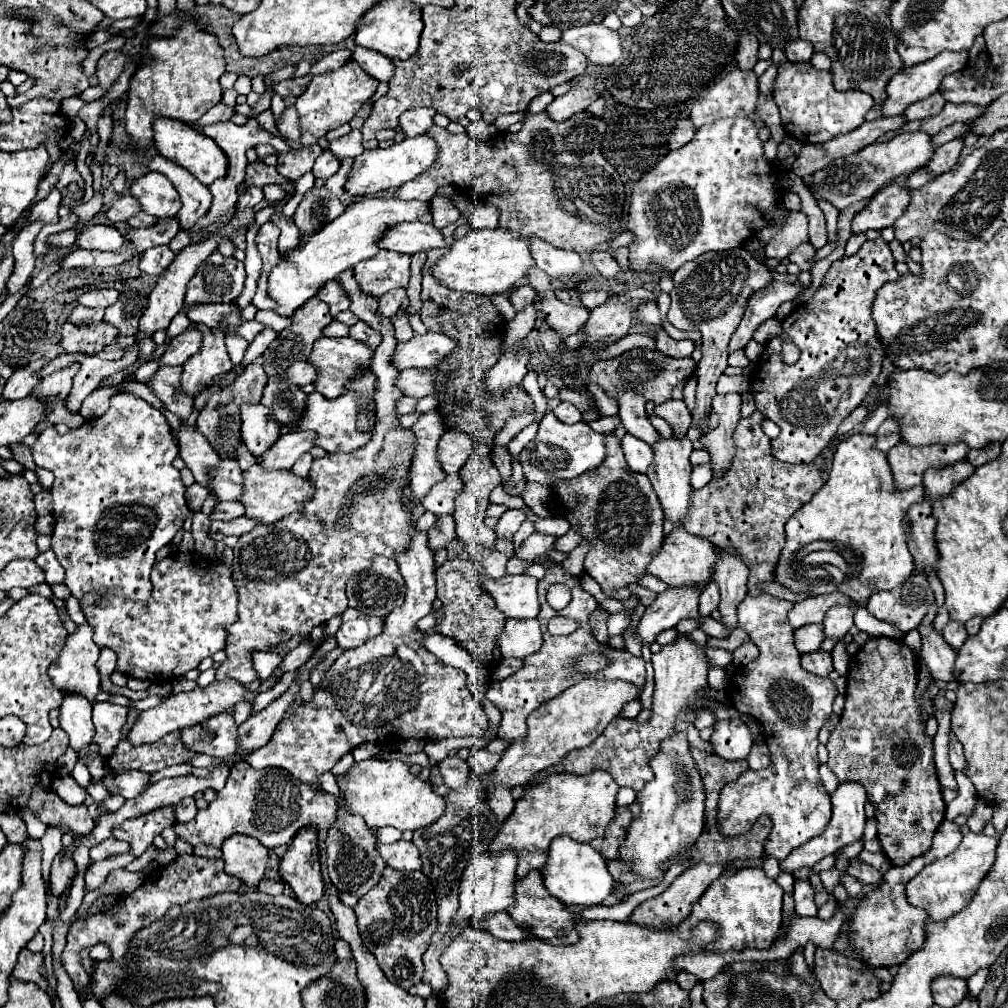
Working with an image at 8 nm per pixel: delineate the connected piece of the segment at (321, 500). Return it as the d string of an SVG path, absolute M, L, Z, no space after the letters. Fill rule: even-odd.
M351 269L345 271L343 275L339 275L337 279L343 283L345 291L347 291L349 297L351 297L351 307L349 307L349 309L351 309L359 319L369 321L369 325L371 325L375 331L379 331L379 333L383 335L383 343L377 347L377 353L375 353L373 363L371 363L371 371L373 371L375 377L377 377L377 389L375 389L377 425L375 425L375 429L373 429L371 441L369 441L365 447L359 447L357 451L351 451L351 453L327 455L327 457L323 457L323 459L315 459L315 461L313 461L311 471L309 471L309 479L311 479L311 483L315 485L315 497L313 497L313 501L305 503L305 509L301 511L301 517L293 517L293 515L291 515L291 517L281 519L281 521L277 521L277 523L273 523L273 525L259 525L259 527L255 527L253 531L249 531L249 533L245 533L245 535L239 537L239 543L235 545L235 553L233 553L233 555L235 555L235 561L233 561L233 571L231 571L231 577L233 577L235 587L237 587L237 593L239 593L239 619L237 619L237 623L233 623L231 627L227 627L227 631L229 631L227 647L225 647L225 651L227 651L227 661L221 663L221 665L217 667L217 679L233 677L233 679L237 679L237 681L241 681L241 683L245 683L245 685L251 683L251 681L255 681L255 679L257 679L257 673L253 673L253 663L251 663L251 655L249 655L253 649L267 651L271 645L277 645L279 641L285 641L285 639L289 639L289 637L293 637L293 635L301 635L301 637L303 637L303 635L307 635L307 633L311 631L311 627L315 627L315 625L319 625L319 623L323 623L323 621L329 621L331 617L343 613L343 611L347 609L345 587L347 587L349 575L357 575L357 571L365 571L365 567L369 567L369 563L373 563L373 559L375 559L377 555L395 557L397 553L409 549L409 539L411 539L413 523L411 523L411 519L409 519L409 511L405 511L405 505L401 503L401 487L407 487L407 485L409 485L409 459L413 459L413 443L417 443L417 439L413 439L411 429L403 429L403 427L399 425L399 417L401 417L401 415L395 411L395 409L397 409L397 401L403 397L401 391L397 391L397 385L395 385L397 375L399 375L401 371L399 371L397 367L393 367L393 361L391 361L393 351L395 351L395 347L397 347L395 329L393 329L393 323L391 323L389 319L379 317L379 313L377 313L377 299L373 299L373 297L361 293L357 281L353 279Z

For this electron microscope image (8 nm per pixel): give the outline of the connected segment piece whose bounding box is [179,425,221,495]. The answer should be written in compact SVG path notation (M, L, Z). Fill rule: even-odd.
M181 425L179 431L179 439L181 439L181 459L185 461L185 465L191 469L195 481L203 487L209 489L209 493L213 495L209 483L213 483L213 467L221 461L217 457L217 453L211 449L209 441L197 431L197 429L189 429L187 425Z

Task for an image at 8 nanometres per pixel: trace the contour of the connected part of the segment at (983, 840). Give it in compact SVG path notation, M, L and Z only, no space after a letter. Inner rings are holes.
M997 831L993 837L985 837L983 833L963 835L961 845L951 855L927 865L919 875L915 875L907 883L909 903L915 907L923 907L929 913L931 921L945 921L951 915L959 913L971 901L979 883L993 867L999 837L1001 837L1001 831Z

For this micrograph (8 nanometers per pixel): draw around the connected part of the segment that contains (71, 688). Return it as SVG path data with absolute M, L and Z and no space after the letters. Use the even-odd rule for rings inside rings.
M79 625L75 633L69 635L65 647L61 649L59 659L53 663L53 667L49 667L49 677L53 681L53 685L63 693L77 693L87 697L91 703L95 703L95 697L101 691L101 675L97 671L97 659L99 659L99 647L93 641L93 631L89 625Z

